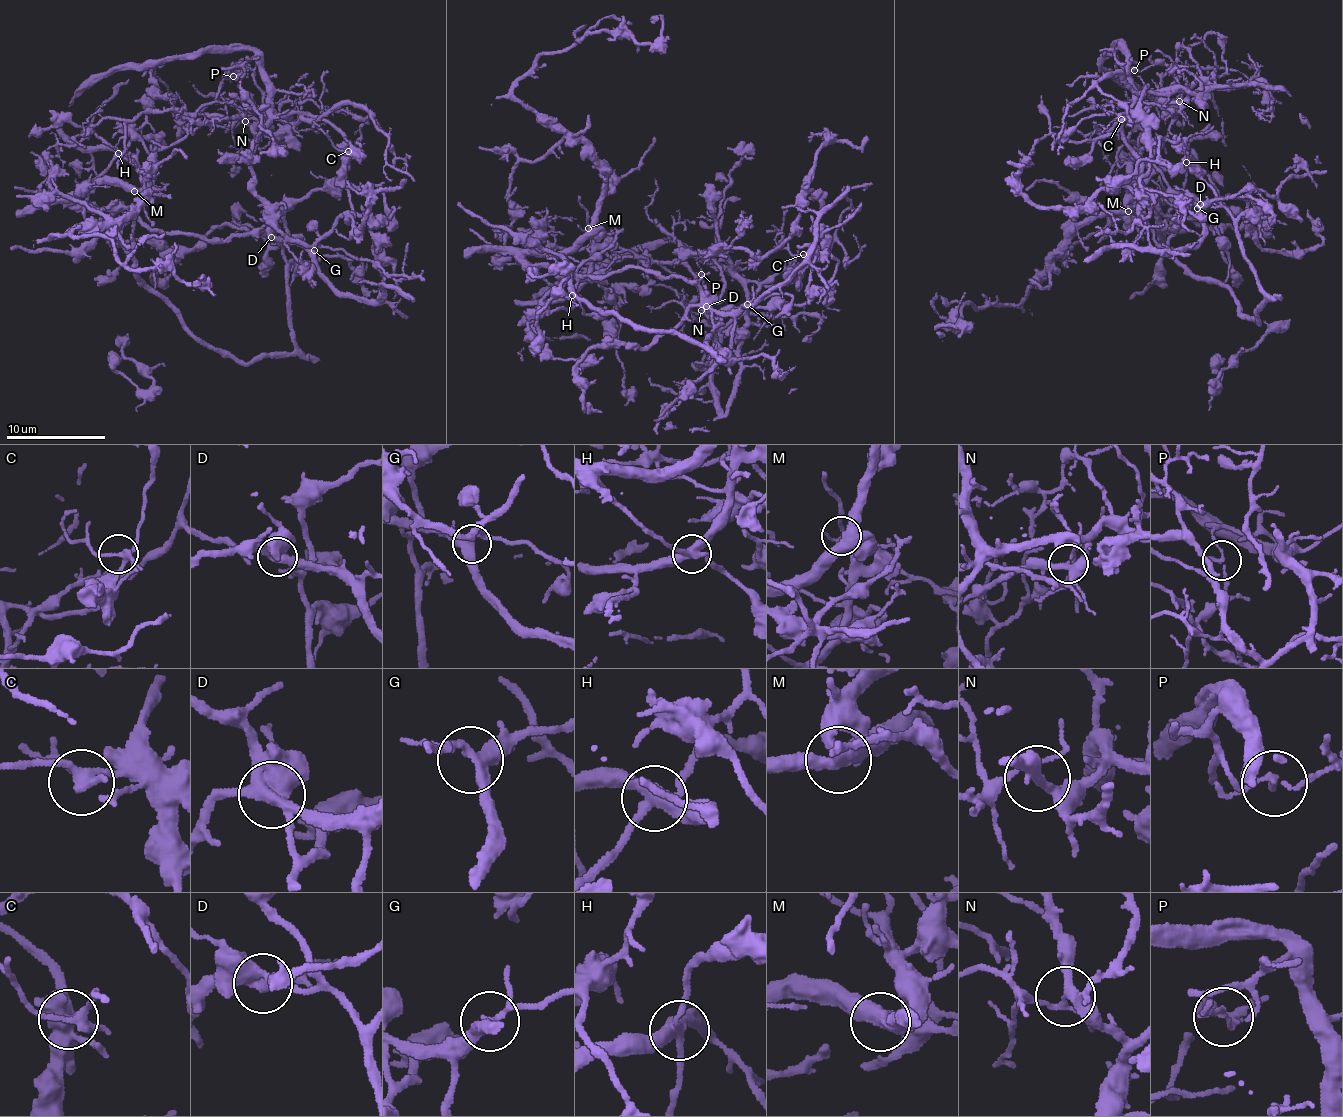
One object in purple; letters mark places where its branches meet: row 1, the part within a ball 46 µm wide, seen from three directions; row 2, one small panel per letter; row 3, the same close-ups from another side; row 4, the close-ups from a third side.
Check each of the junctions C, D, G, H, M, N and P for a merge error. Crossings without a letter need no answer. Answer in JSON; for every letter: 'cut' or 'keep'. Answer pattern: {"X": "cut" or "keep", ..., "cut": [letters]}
{"C": "keep", "D": "cut", "G": "keep", "H": "cut", "M": "keep", "N": "keep", "P": "cut", "cut": ["D", "H", "P"]}

